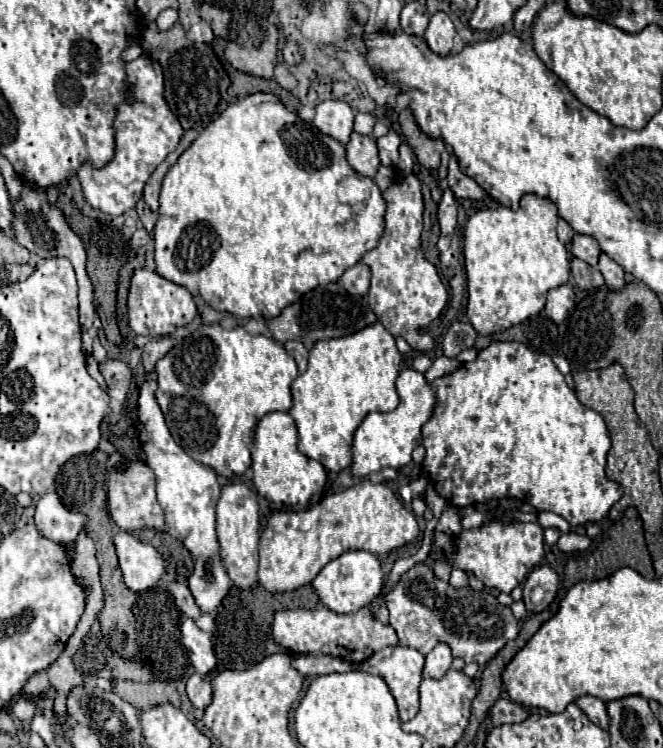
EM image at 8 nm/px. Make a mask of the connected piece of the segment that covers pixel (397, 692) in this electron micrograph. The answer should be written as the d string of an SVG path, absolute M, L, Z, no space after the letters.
M394 645L394 647L384 647L382 651L378 651L376 655L372 655L370 659L362 661L358 667L362 667L364 671L372 673L372 675L380 675L394 699L396 699L396 705L398 705L398 713L400 713L400 719L402 721L408 721L412 719L416 713L418 713L418 697L420 697L420 681L422 681L422 667L424 667L424 655L412 647L404 647L404 645Z

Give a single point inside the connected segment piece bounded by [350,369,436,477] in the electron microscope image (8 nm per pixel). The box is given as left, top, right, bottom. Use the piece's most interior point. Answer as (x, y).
(383, 440)

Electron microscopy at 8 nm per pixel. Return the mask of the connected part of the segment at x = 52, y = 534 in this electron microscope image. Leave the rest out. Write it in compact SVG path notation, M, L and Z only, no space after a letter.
M48 491L40 497L34 515L38 531L44 537L64 545L72 543L78 537L78 533L84 529L86 519L88 517L84 513L74 513L70 507L66 507L56 491Z

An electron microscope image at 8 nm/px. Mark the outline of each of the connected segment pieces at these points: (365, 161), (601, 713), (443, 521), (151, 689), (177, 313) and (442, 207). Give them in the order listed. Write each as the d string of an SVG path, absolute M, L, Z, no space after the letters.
M352 133L350 141L346 143L346 159L356 173L366 175L366 177L374 177L376 169L380 165L376 141L372 137Z
M584 695L580 699L576 699L576 705L590 717L592 723L596 723L602 729L610 727L610 719L608 719L608 711L606 711L606 703L600 701L598 697L592 695Z
M446 505L444 511L442 511L442 515L438 517L438 525L436 525L436 529L444 531L446 535L456 535L456 533L462 529L458 509L452 507L452 505Z
M114 679L112 681L112 691L118 693L126 703L136 707L138 711L146 711L150 707L156 707L158 703L174 703L180 707L180 695L176 689L172 689L166 683L152 681L152 683L136 683L136 681L124 681L124 679Z
M136 269L130 281L130 291L128 291L128 325L136 335L150 335L150 337L160 337L160 335L170 335L178 327L188 325L196 317L196 303L192 301L192 295L158 275L156 271L148 269Z
M448 187L442 191L442 199L438 205L438 221L442 233L452 233L456 227L456 205L454 205L454 195L448 191Z

